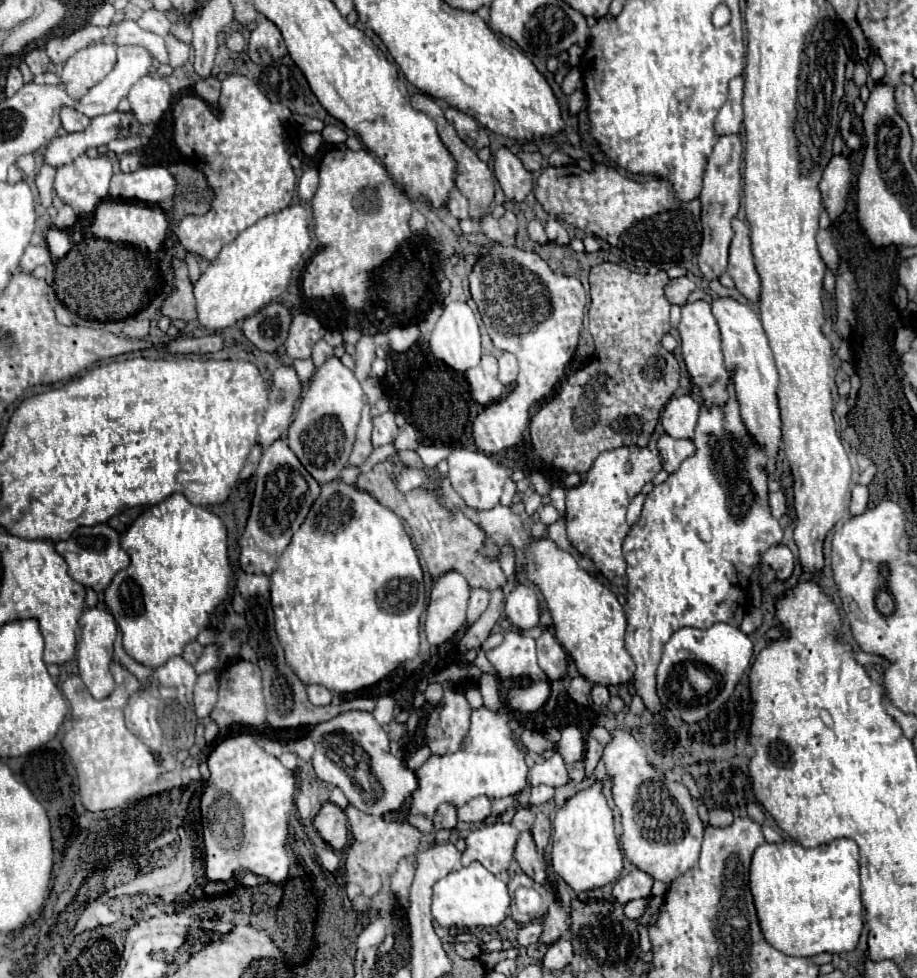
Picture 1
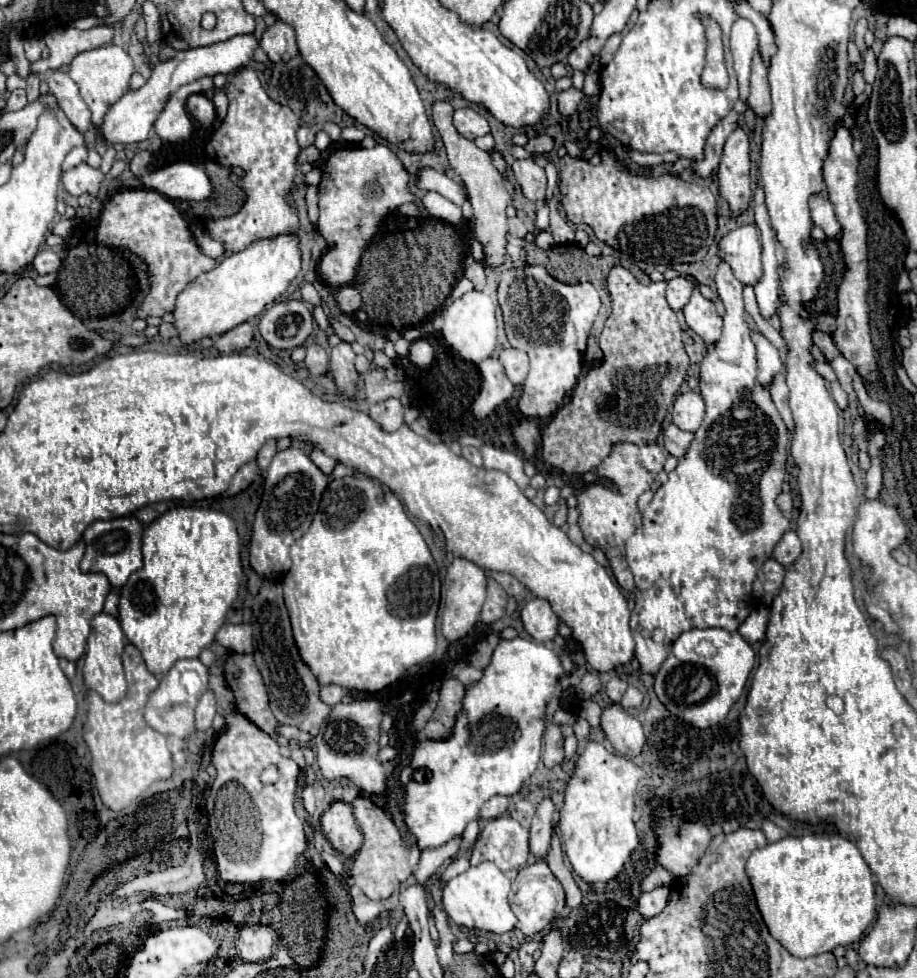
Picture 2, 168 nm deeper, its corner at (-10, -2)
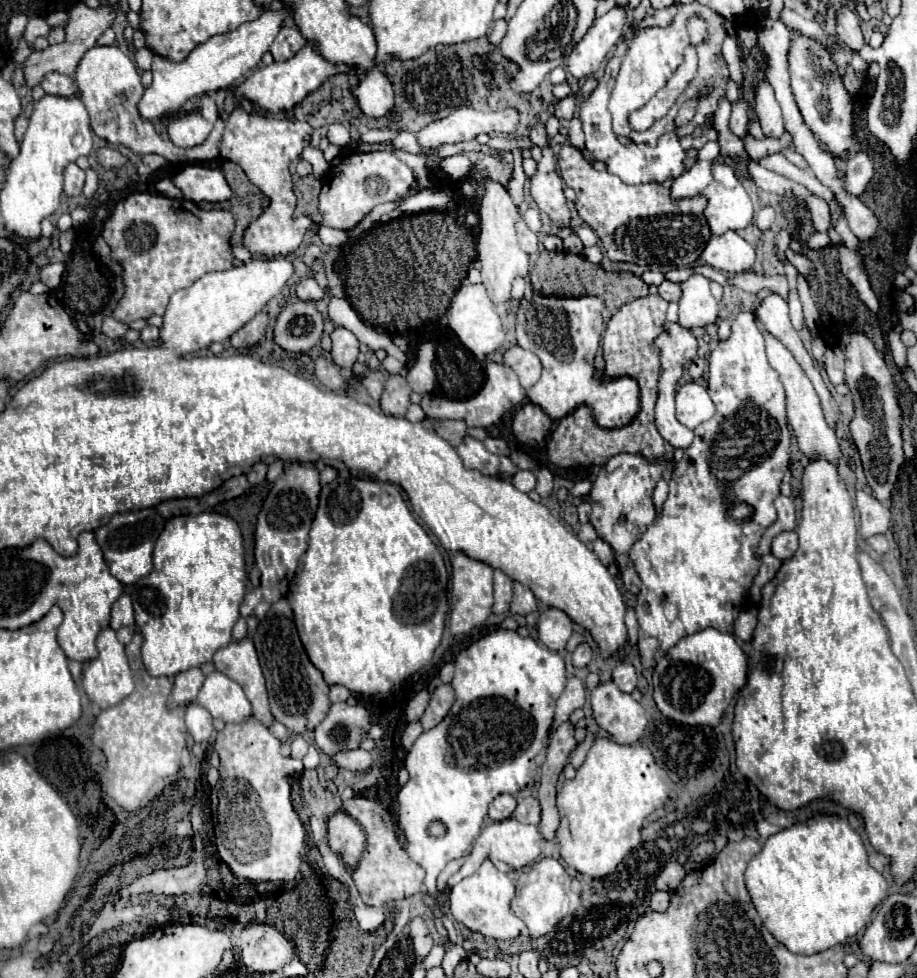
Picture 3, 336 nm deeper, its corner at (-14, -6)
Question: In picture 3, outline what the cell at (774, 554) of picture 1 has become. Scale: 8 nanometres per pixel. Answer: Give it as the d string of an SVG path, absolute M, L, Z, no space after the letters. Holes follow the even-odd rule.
M780 532L774 540L772 540L772 554L778 560L786 560L792 558L794 552L798 548L798 536L796 532Z

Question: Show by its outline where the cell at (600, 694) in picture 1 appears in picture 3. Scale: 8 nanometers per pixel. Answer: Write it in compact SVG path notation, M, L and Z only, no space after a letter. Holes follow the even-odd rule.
M620 662L620 664L614 668L612 680L618 684L618 688L620 688L622 692L628 692L628 694L630 694L630 692L636 688L636 684L638 684L636 670L634 670L634 666L628 664L628 662Z

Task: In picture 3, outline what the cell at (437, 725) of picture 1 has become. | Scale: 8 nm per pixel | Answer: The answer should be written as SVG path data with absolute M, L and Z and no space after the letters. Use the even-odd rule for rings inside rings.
M440 684L434 688L430 696L430 704L426 706L426 712L420 718L420 724L424 730L434 728L450 710L454 704L454 688L450 684Z

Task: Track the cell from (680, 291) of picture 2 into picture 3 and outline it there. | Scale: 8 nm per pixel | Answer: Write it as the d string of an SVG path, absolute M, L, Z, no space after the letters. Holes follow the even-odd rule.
M664 280L664 282L658 286L658 294L660 294L664 300L668 300L668 302L678 302L682 290L680 290L678 284Z

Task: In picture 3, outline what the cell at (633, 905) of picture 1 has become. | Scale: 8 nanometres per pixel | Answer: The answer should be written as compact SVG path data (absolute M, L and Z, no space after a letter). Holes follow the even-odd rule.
M654 892L652 898L650 898L650 908L656 910L656 912L664 912L668 908L668 900L670 900L670 894L668 892Z

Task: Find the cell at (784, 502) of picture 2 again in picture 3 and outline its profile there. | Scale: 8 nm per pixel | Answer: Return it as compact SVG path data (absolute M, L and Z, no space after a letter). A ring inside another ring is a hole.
M780 494L780 496L774 500L774 506L776 506L778 518L776 518L776 522L764 532L762 542L760 542L758 550L756 550L756 558L760 558L760 556L764 556L764 554L770 552L770 542L772 542L772 538L774 538L776 534L780 534L780 532L784 532L784 530L794 530L794 528L796 528L796 508L794 500Z

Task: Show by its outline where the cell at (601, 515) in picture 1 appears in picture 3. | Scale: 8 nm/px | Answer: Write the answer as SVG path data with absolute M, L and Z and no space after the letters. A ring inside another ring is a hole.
M616 454L602 466L590 490L590 502L594 508L590 514L590 524L596 528L598 536L612 546L616 564L622 572L622 582L632 594L638 594L640 590L640 576L630 560L630 550L656 518L652 492L656 482L662 478L662 472L666 470L666 464L666 458L662 462L650 464L640 454Z

